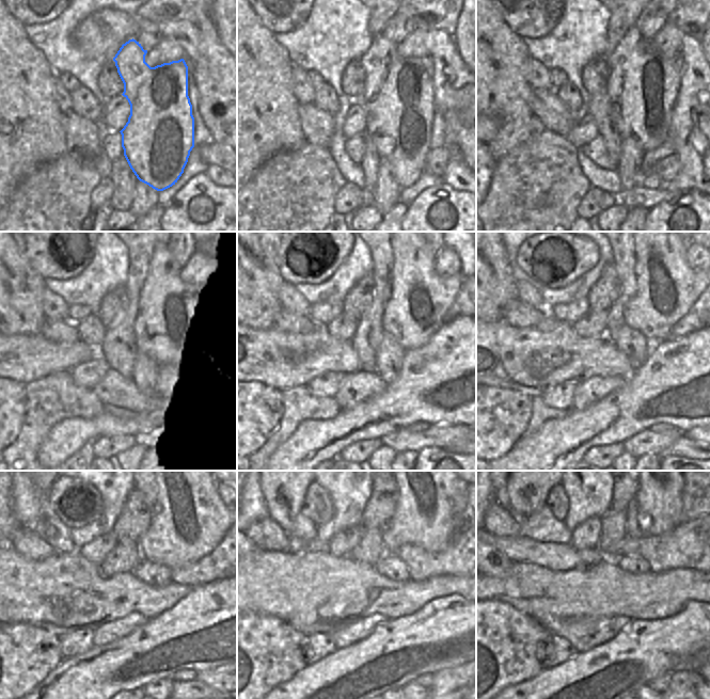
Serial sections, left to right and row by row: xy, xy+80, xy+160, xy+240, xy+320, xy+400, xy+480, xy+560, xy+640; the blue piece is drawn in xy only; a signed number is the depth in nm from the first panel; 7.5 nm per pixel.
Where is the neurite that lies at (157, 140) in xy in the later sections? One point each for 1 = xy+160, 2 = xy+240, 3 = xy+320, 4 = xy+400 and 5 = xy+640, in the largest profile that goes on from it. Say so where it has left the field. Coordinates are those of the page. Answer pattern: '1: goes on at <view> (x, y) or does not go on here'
1: goes on at xy+160 (643, 83)
2: goes on at xy+240 (171, 313)
3: goes on at xy+320 (420, 299)
4: goes on at xy+400 (666, 286)
5: goes on at xy+640 (656, 509)

